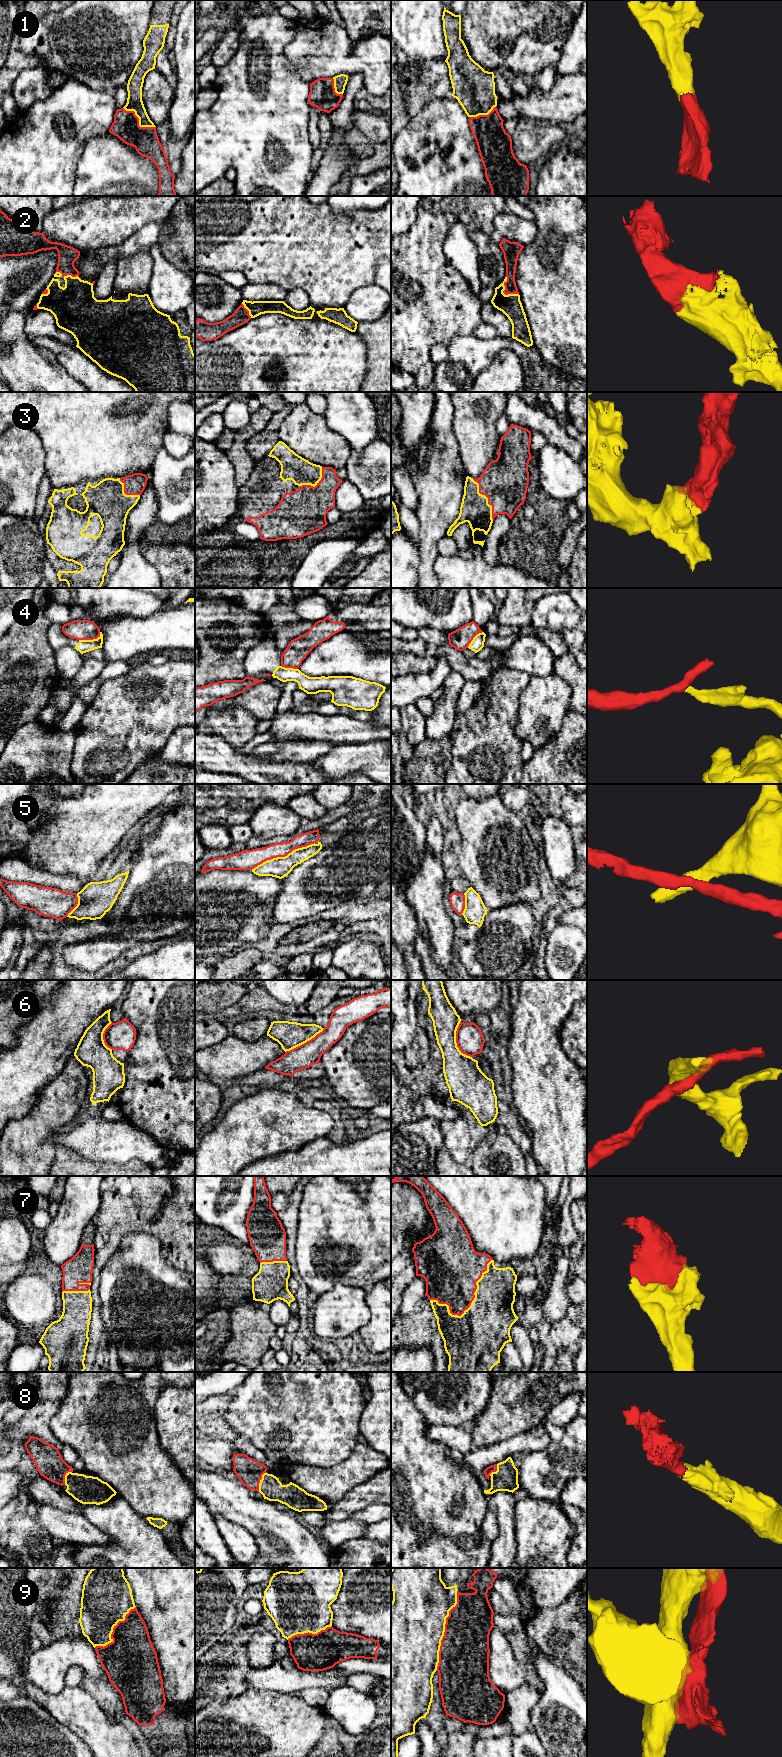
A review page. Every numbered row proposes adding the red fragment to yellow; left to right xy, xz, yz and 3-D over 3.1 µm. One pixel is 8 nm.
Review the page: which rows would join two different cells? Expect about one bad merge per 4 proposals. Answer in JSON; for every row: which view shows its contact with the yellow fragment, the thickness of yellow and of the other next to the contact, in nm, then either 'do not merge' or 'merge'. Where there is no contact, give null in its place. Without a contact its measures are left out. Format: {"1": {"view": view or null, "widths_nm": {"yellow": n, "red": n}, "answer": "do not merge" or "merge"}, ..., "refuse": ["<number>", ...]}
{"1": {"view": "xy", "widths_nm": {"yellow": 130, "red": 220}, "answer": "merge"}, "2": {"view": "yz", "widths_nm": {"yellow": 170, "red": 100}, "answer": "merge"}, "3": {"view": "yz", "widths_nm": {"yellow": 240, "red": 380}, "answer": "merge"}, "4": {"view": "xy", "widths_nm": {"yellow": 100, "red": 160}, "answer": "do not merge"}, "5": {"view": "xz", "widths_nm": {"yellow": 170, "red": 140}, "answer": "do not merge"}, "6": {"view": "yz", "widths_nm": {"yellow": 280, "red": 220}, "answer": "do not merge"}, "7": {"view": "yz", "widths_nm": {"yellow": 420, "red": 400}, "answer": "merge"}, "8": {"view": "xz", "widths_nm": {"yellow": 180, "red": 200}, "answer": "merge"}, "9": {"view": "yz", "widths_nm": {"yellow": 500, "red": 400}, "answer": "do not merge"}, "refuse": ["4", "5", "6", "9"]}

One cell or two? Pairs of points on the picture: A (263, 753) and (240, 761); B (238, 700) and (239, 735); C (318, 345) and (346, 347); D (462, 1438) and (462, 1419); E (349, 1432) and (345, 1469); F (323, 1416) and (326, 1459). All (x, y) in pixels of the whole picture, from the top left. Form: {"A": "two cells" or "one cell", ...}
{"A": "two cells", "B": "two cells", "C": "one cell", "D": "two cells", "E": "two cells", "F": "one cell"}

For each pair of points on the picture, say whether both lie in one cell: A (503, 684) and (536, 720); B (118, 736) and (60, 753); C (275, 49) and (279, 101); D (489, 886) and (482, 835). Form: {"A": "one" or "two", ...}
{"A": "two", "B": "two", "C": "one", "D": "one"}

